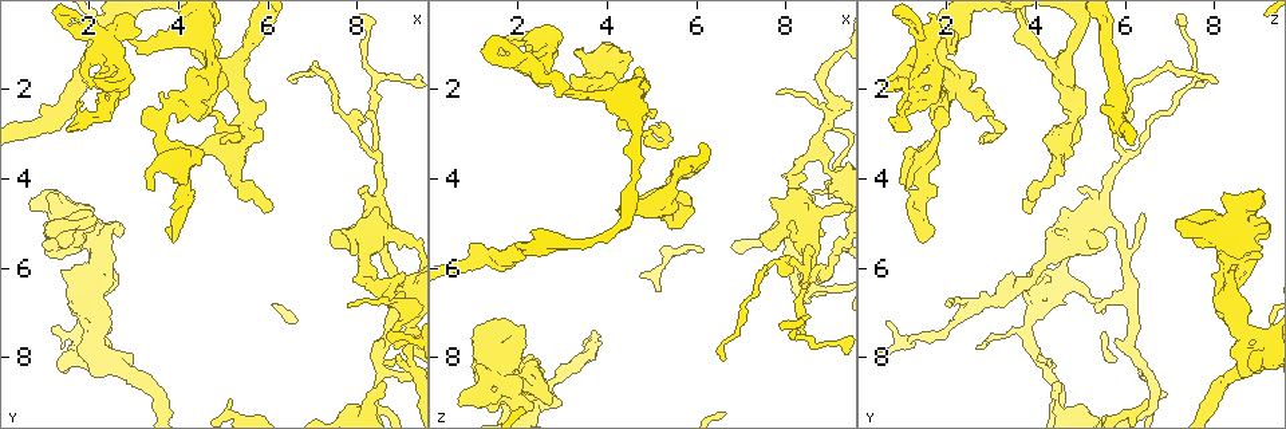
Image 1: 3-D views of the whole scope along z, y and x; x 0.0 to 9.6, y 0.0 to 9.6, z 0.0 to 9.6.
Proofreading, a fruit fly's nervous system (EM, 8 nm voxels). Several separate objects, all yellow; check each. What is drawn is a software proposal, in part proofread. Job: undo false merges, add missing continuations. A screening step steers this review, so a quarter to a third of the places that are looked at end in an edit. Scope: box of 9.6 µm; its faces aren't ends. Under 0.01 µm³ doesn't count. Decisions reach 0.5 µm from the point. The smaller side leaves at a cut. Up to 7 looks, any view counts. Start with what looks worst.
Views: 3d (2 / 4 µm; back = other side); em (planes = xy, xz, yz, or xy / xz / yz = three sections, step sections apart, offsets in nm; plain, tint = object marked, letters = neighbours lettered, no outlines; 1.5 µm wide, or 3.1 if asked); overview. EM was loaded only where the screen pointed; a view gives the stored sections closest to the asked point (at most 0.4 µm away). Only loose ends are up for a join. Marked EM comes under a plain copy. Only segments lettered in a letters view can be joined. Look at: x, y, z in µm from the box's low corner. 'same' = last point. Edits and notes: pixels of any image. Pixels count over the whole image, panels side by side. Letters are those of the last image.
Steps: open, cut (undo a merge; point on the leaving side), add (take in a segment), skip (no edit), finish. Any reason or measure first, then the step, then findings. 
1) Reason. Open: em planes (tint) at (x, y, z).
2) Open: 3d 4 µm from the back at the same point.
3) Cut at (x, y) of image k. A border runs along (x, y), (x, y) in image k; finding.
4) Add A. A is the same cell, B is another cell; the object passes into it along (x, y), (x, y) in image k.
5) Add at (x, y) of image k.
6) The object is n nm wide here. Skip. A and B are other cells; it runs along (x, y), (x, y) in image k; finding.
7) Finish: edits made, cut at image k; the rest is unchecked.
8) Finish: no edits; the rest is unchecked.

Free end. Open: 3d 2 µm at (3.75, 5.15, 1.75).

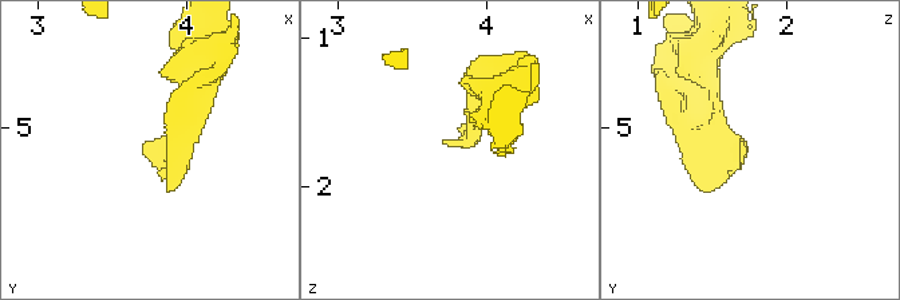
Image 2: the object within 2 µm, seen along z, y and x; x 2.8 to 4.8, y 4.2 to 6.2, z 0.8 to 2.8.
Shape alone is not enough. Open: em planes (letters) at (3.72, 5.12, 1.70).

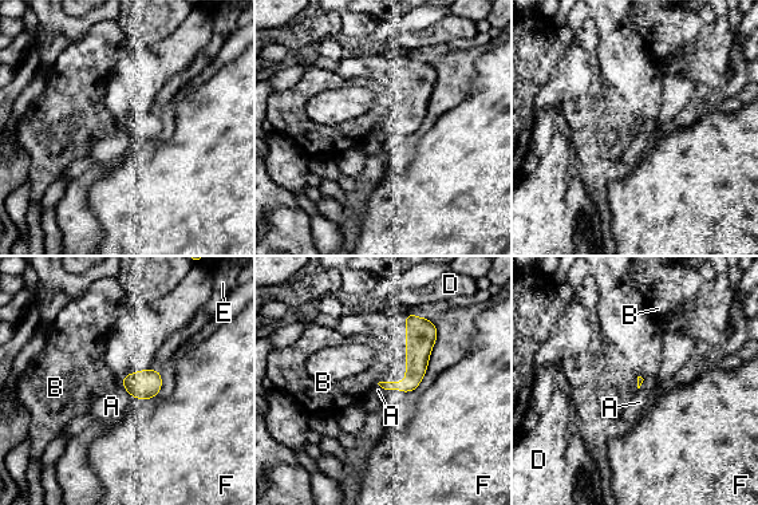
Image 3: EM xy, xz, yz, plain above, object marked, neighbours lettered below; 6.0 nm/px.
Skip. A, B, D, E and F are other cells; a border runs along (121, 381), (129, 395) in image 3; no lettered segment goes on from it.

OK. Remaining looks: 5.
Sharp bend. Open: em xz step 4 (letters) at (5.35, 3.05, 3.05).

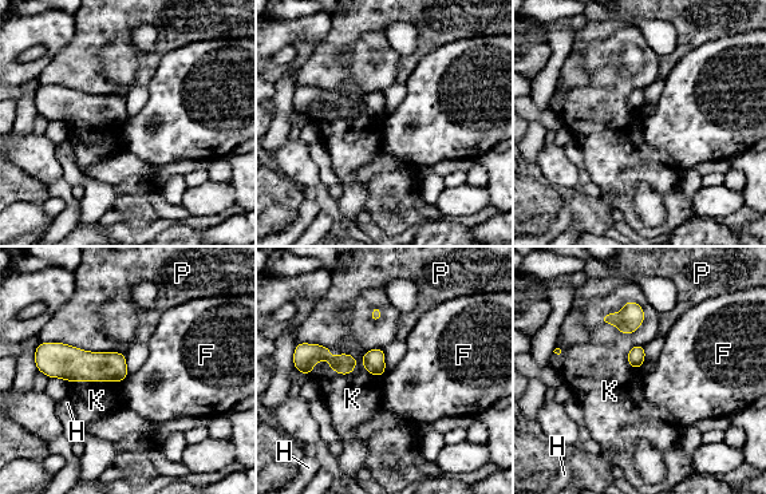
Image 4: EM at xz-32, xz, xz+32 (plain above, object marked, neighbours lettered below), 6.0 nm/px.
Skip. F, H, K and P are other cells; one cell here.

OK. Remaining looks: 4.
Tapers out. Open: em xy step 8 (letters) at (8.60, 8.10, 4.35).

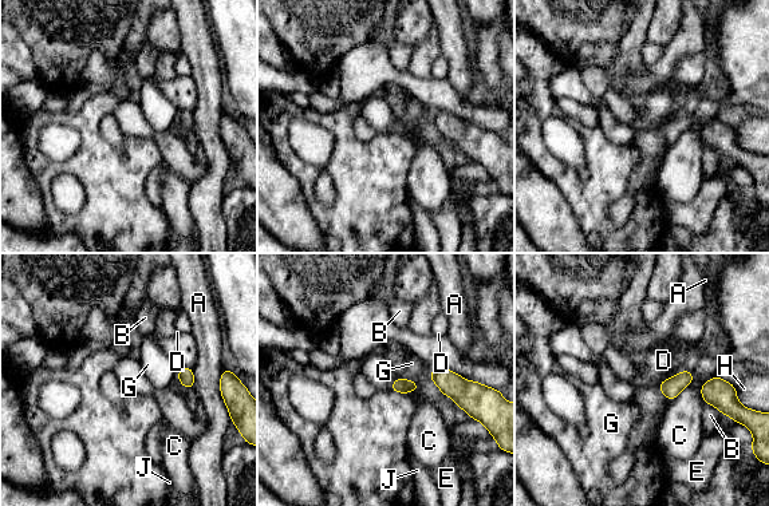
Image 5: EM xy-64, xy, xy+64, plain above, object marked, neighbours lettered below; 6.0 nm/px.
The object is 90 nm wide here. Skip. A, B, C, D, E, G, H and J are other cells; a border runs along (681, 370), (658, 386), (669, 400) in image 5; none of them fits.

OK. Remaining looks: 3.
Finish: no edits; the rest is unchecked.

